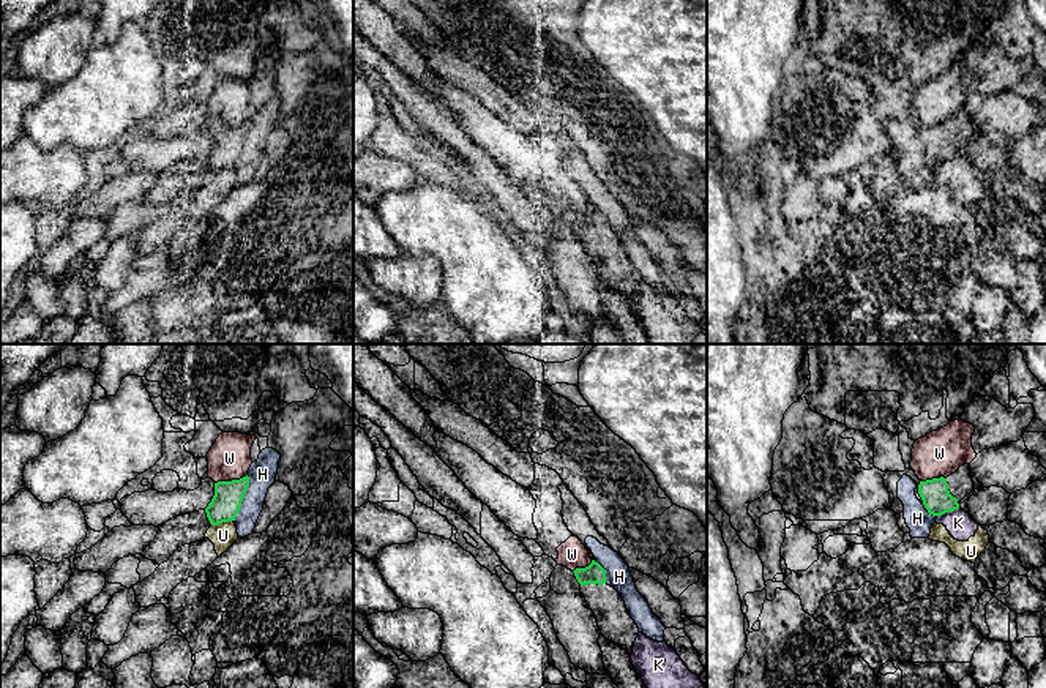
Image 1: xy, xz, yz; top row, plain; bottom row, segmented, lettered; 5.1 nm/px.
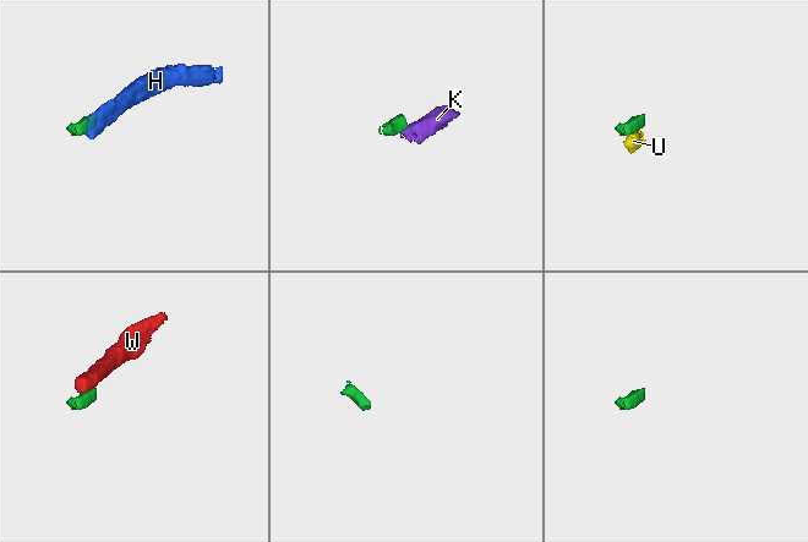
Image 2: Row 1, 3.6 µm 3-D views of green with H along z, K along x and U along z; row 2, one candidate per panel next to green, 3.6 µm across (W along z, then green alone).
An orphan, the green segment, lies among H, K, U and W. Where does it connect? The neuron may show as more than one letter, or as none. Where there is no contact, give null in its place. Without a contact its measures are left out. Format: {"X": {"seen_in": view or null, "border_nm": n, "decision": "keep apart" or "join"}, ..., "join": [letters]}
{"H": {"seen_in": "xy", "border_nm": 260, "decision": "keep apart"}, "K": {"seen_in": "yz", "border_nm": 120, "decision": "keep apart"}, "U": {"seen_in": "xy", "border_nm": 120, "decision": "keep apart"}, "W": {"seen_in": "xy", "border_nm": 180, "decision": "keep apart"}, "join": []}

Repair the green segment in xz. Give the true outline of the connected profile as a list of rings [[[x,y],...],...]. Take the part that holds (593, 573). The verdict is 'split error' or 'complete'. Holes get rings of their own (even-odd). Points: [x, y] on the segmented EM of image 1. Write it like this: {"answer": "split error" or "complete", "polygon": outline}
{"answer": "split error", "polygon": [[[595,560],[585,568],[576,568],[574,576],[596,617],[601,634],[622,647],[631,656],[639,628],[626,611],[622,595],[606,584],[606,570]]]}

